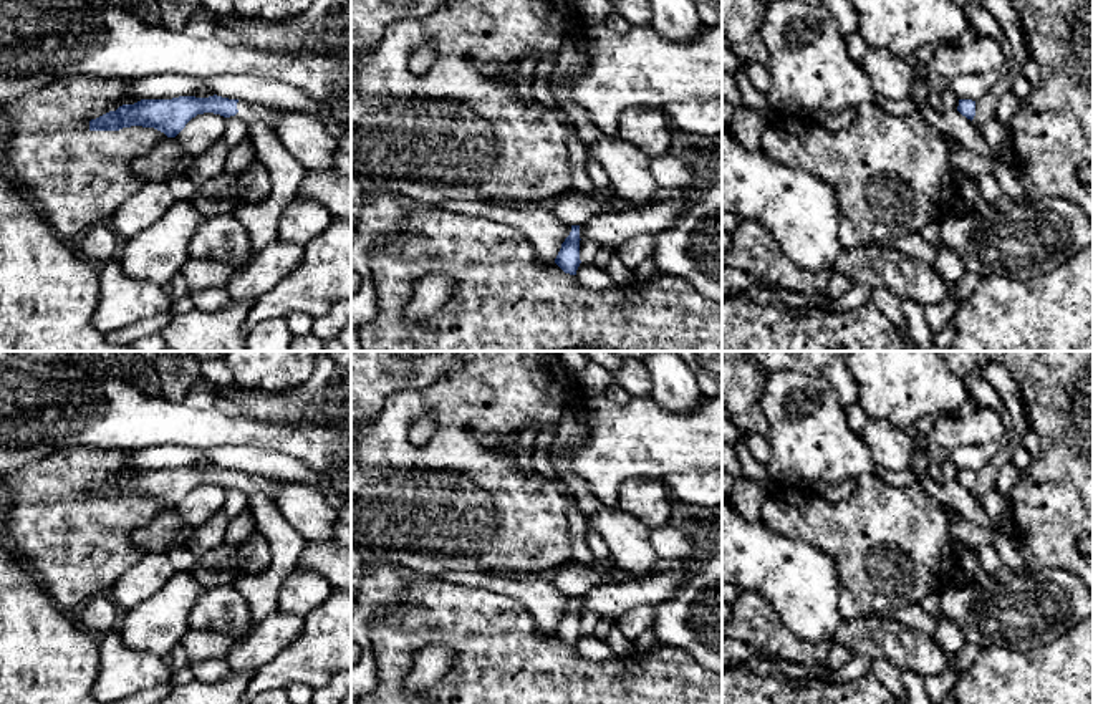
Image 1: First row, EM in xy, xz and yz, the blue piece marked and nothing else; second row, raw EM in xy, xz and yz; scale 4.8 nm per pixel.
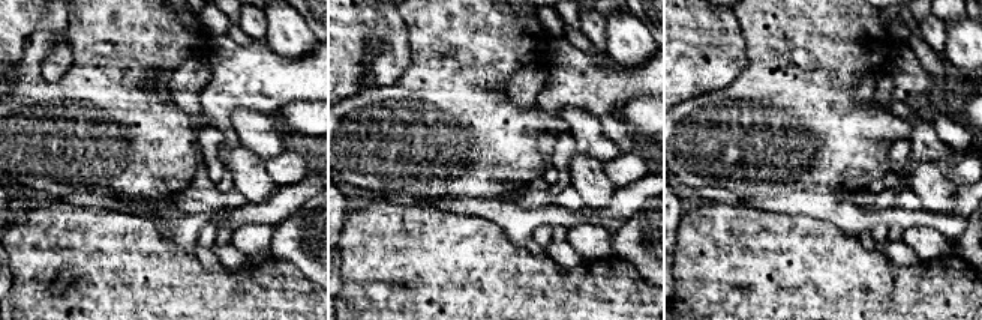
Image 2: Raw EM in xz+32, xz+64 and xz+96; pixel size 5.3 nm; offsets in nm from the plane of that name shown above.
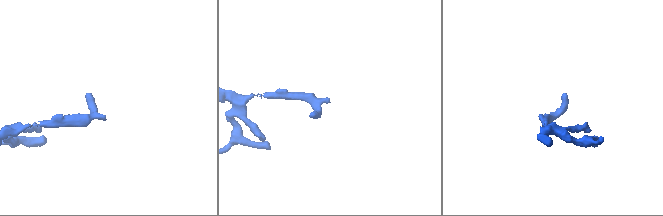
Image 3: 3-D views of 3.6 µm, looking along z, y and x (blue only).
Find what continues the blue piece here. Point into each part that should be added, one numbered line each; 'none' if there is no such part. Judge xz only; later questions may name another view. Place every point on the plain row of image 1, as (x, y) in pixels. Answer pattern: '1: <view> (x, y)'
none

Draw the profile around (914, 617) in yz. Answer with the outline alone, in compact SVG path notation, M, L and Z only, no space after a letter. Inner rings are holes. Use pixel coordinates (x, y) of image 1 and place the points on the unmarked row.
M921 605L886 611L878 615L878 618L889 618L911 629L919 629L929 636L936 636L937 618L929 615Z

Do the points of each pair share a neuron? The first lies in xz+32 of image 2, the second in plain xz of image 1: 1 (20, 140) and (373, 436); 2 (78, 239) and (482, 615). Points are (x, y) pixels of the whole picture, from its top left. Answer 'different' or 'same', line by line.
1: same
2: same

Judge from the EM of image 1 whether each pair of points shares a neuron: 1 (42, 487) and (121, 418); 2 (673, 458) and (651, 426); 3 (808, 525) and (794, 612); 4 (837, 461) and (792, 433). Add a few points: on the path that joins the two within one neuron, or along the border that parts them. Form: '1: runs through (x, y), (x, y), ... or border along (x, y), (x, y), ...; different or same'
1: border along (55, 448), (118, 448), (128, 453); different
2: runs through (664, 449), (651, 434); same
3: border along (769, 527), (827, 552), (837, 565); different
4: runs through (825, 451), (817, 451), (804, 438); same

